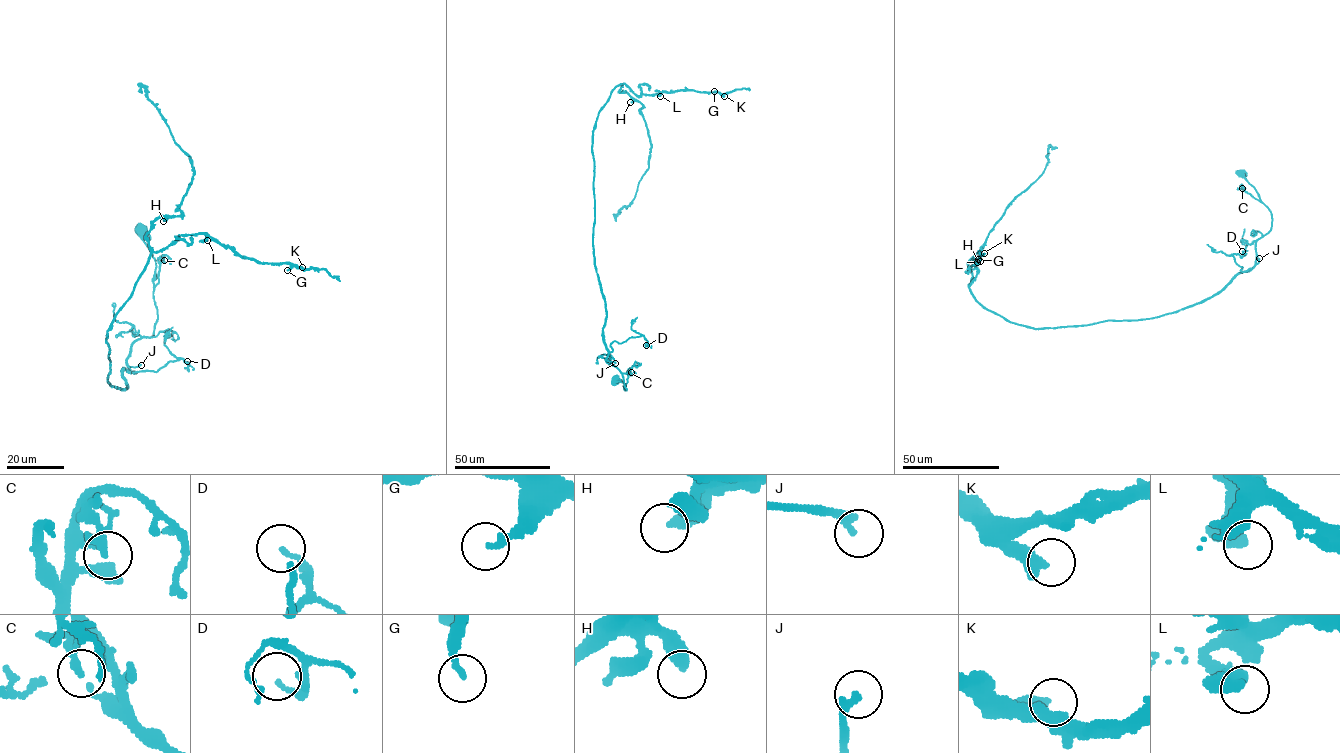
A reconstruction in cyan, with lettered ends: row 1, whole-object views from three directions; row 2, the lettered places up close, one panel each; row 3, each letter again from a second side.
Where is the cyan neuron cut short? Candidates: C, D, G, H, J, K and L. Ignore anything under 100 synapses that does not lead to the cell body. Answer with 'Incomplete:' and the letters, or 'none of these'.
Incomplete: K

